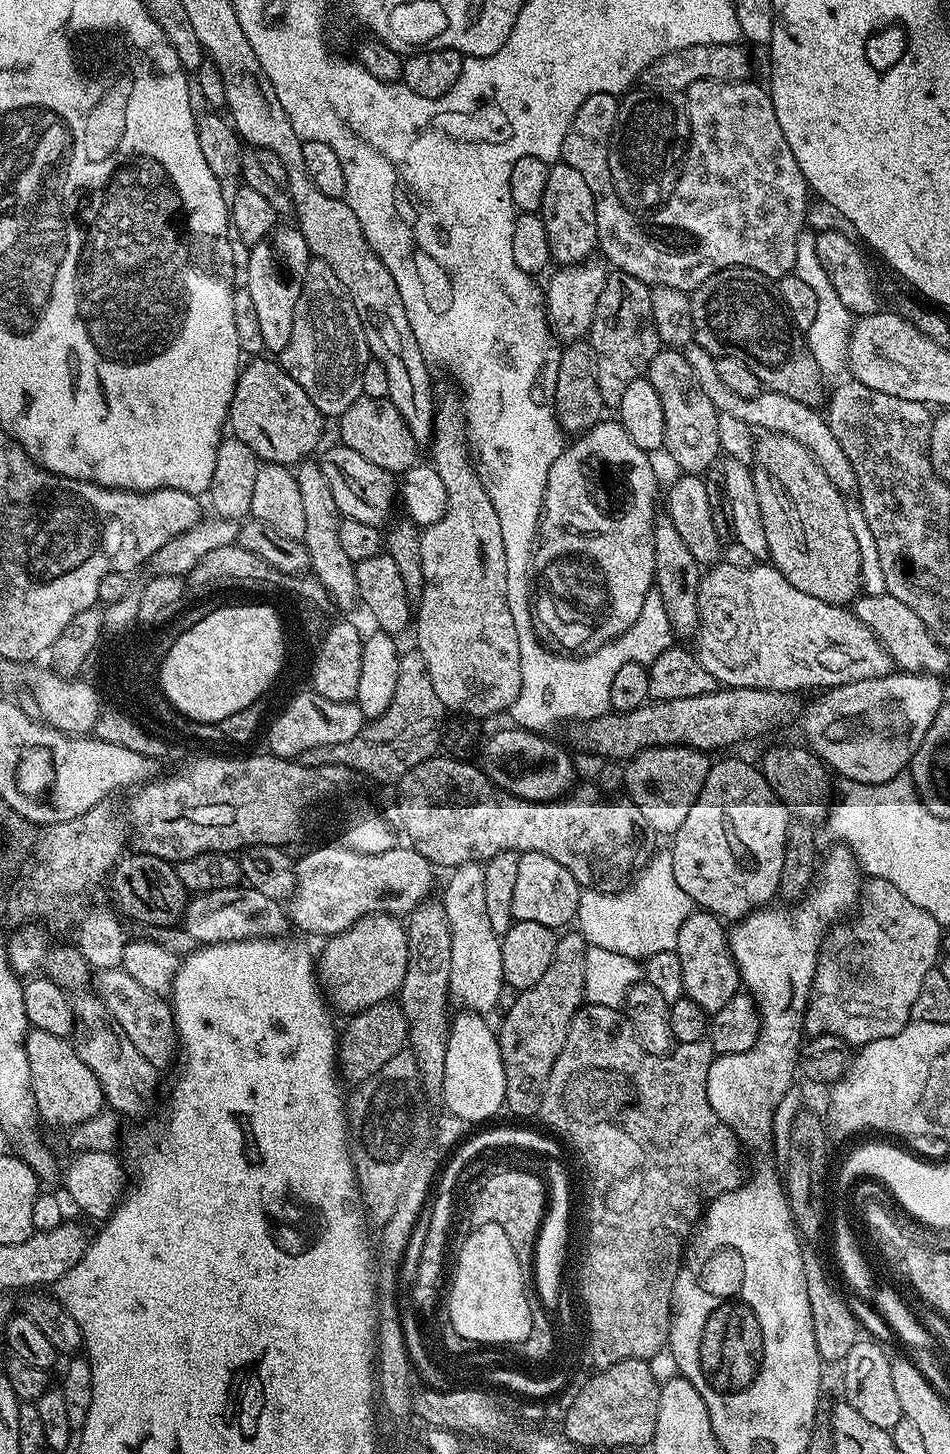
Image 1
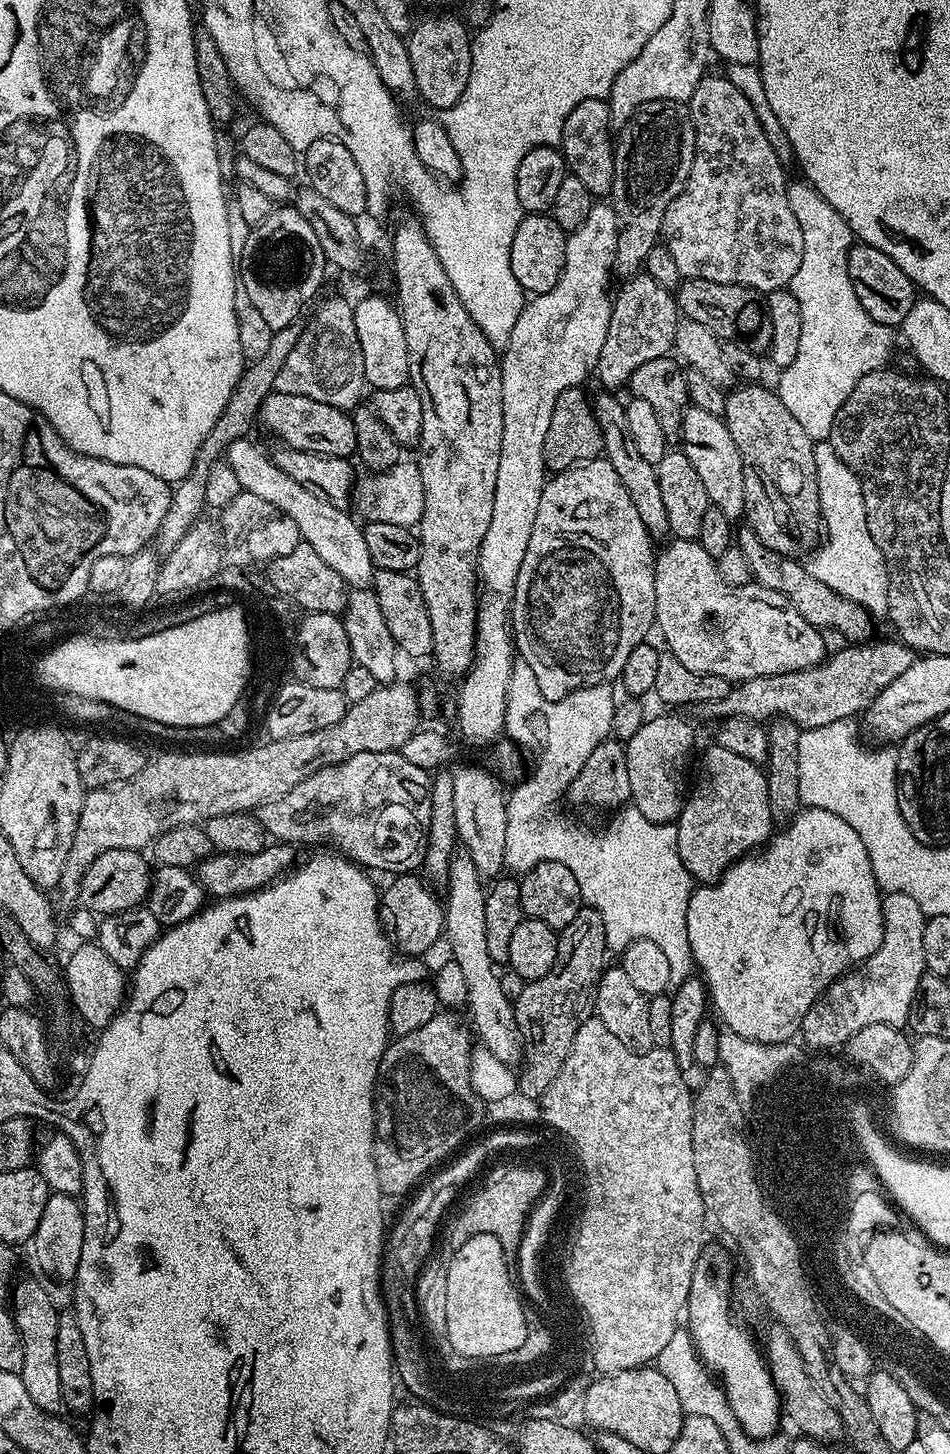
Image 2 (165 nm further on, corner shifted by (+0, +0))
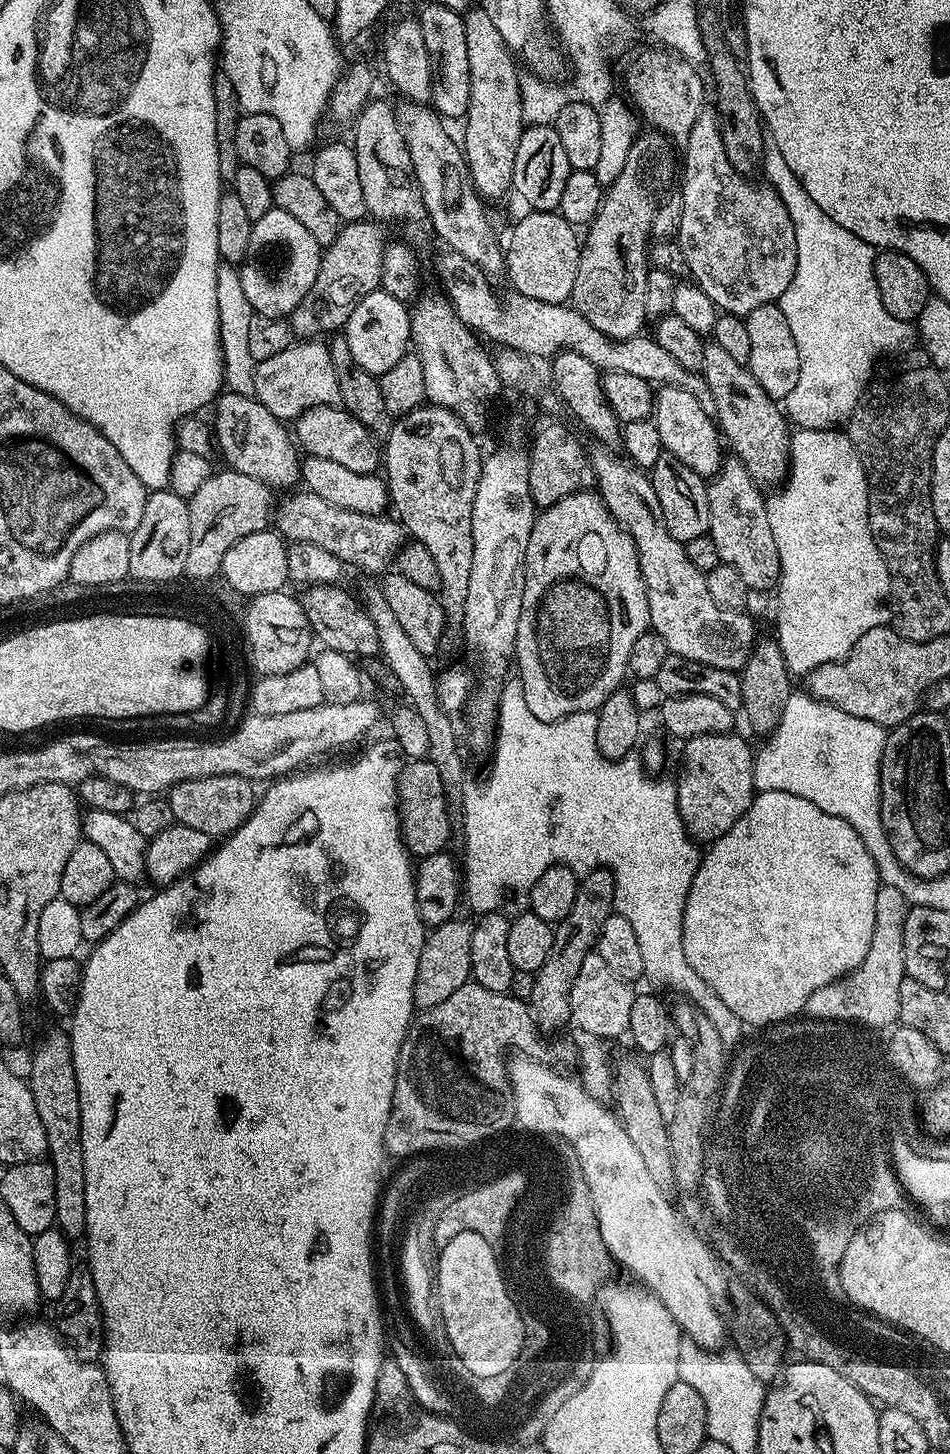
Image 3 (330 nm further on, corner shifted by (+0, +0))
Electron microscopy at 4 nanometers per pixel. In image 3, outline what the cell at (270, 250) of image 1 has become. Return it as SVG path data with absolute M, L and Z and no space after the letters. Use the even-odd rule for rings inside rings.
M275 206L266 214L262 214L262 218L258 218L252 225L249 246L246 248L244 259L238 264L242 291L246 293L253 313L275 320L291 317L294 306L298 306L298 302L302 302L302 297L306 295L306 290L314 286L321 255L322 249L318 242L314 242L314 234L310 234L310 230L306 230L306 226L298 222L298 218Z

